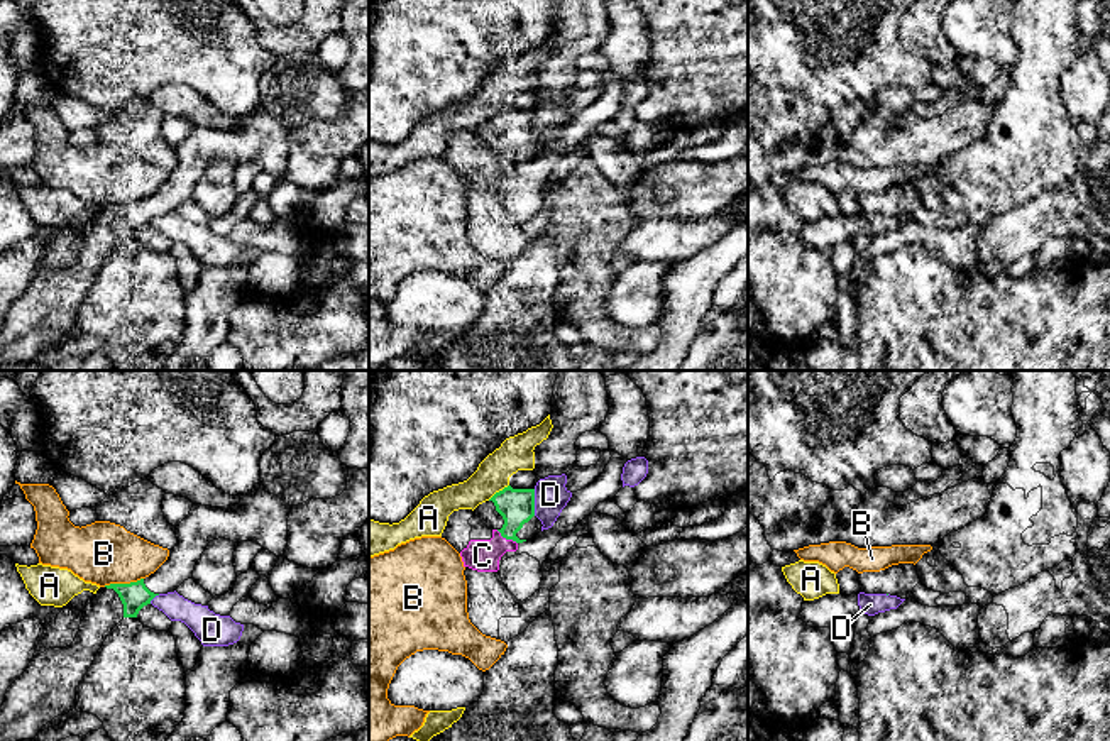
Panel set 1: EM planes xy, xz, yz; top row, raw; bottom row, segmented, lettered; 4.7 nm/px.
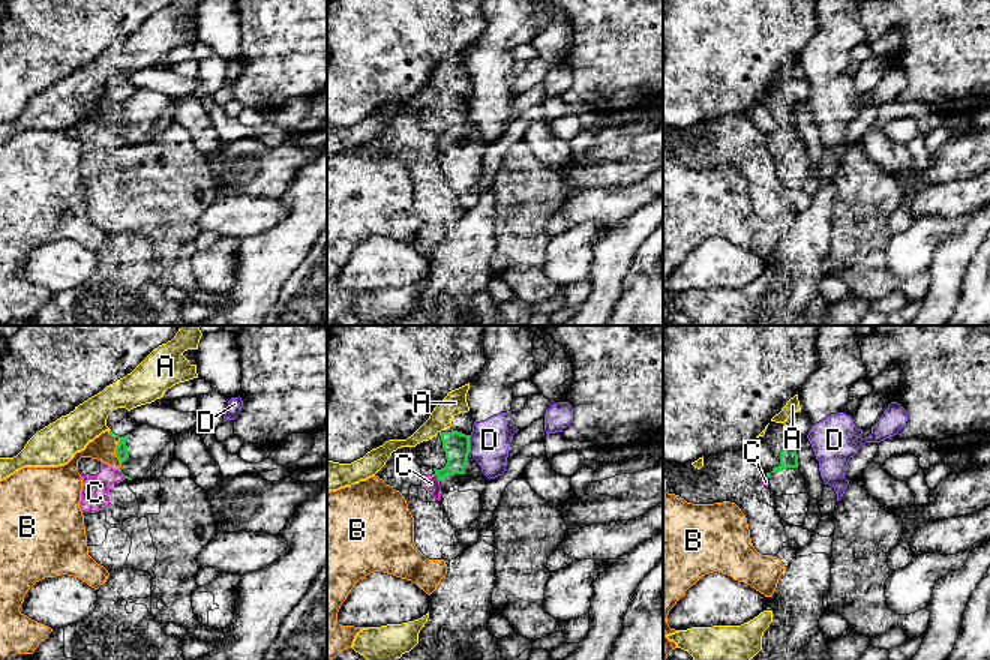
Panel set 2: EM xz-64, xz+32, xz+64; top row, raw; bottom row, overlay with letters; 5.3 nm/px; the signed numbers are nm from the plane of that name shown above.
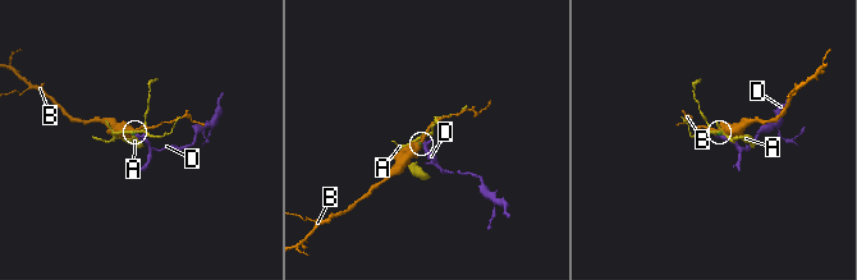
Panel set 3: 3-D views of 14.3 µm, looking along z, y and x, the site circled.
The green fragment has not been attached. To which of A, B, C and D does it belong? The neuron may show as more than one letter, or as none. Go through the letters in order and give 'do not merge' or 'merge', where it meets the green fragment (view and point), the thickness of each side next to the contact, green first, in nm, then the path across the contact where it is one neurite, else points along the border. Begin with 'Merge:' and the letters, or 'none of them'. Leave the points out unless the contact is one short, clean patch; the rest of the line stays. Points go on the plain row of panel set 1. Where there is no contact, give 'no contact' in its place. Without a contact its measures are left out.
Merge: none of them
A: do not merge; contact xz (500, 112); calibres 170 and 160 nm
B: do not merge; contact xy (122, 205); calibres 140 and 300 nm
C: do not merge; contact xz (506, 159); calibres 170 and 160 nm
D: do not merge; contact xz (533, 124); calibres 170 and 160 nm; border xz (533, 110), (535, 136)

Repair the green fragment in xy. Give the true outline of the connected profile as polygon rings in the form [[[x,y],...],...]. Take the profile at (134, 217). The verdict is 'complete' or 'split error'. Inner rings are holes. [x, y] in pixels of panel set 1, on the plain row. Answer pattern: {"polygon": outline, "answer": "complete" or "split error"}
{"polygon": [[[262,110],[240,117],[240,124],[228,130],[193,125],[190,135],[176,147],[176,167],[154,195],[137,203],[100,208],[81,232],[74,262],[34,277],[27,291],[7,310],[0,328],[0,367],[36,360],[47,343],[73,332],[76,308],[110,252],[124,239],[137,239],[156,217],[174,213],[191,200],[210,162],[254,161],[264,171],[283,178],[289,132],[289,125]]], "answer": "split error"}

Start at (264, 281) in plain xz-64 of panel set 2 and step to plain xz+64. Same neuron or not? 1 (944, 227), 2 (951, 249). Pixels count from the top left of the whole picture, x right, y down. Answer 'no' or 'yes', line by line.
1: no
2: yes

